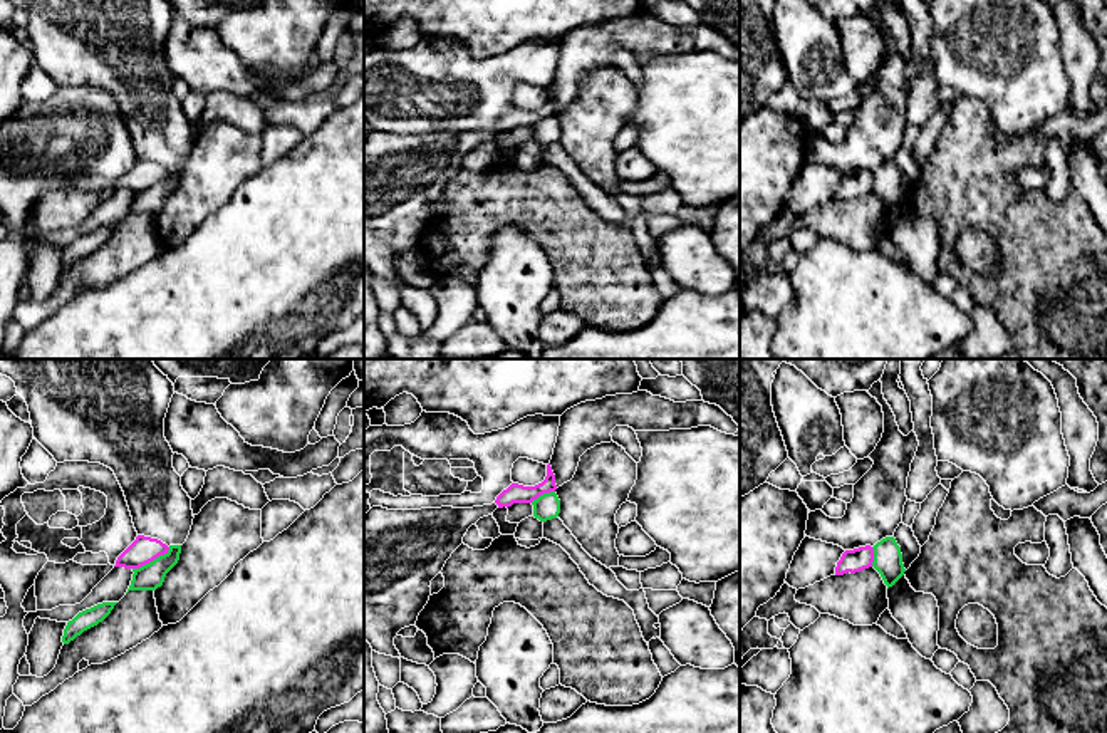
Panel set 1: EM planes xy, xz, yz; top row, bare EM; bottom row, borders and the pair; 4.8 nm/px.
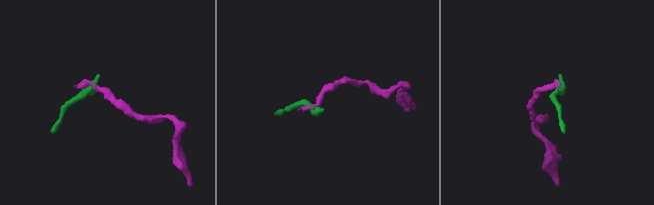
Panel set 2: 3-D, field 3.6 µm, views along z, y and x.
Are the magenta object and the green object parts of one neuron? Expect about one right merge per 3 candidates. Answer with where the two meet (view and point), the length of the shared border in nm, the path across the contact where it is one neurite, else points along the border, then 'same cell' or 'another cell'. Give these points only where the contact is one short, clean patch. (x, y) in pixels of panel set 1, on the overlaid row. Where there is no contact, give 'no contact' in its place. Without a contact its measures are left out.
xy (151, 561) | 220 nm | along xy (170, 547), (133, 569) | another cell

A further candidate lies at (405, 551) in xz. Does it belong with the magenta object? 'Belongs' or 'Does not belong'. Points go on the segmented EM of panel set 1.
Belongs

